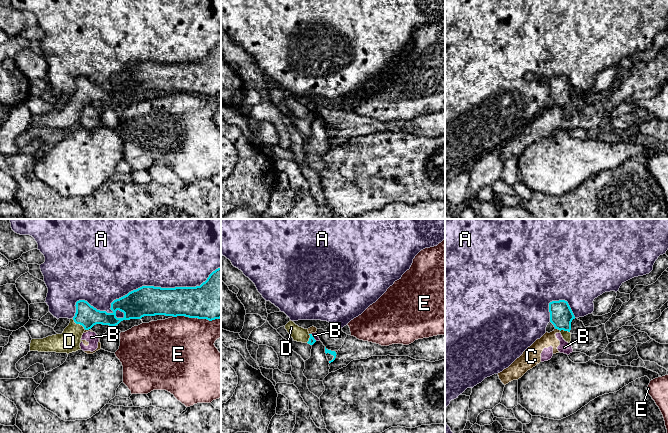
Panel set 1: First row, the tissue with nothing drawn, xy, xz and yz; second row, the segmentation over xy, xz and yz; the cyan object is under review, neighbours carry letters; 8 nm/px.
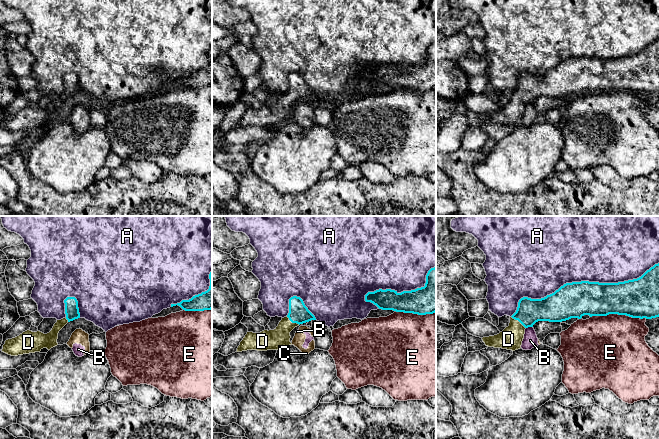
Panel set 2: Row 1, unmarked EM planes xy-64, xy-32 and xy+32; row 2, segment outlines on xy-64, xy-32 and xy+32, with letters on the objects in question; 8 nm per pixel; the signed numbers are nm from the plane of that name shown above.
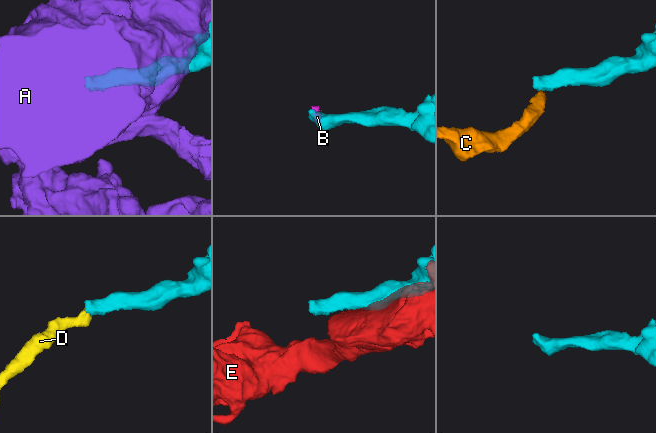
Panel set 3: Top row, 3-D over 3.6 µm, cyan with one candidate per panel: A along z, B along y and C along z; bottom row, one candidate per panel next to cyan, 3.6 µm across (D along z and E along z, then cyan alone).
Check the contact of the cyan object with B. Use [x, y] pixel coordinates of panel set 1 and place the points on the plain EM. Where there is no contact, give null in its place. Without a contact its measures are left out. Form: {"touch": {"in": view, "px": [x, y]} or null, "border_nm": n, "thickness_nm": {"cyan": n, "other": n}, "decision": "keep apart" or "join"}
{"touch": {"in": "xz", "px": [313, 113]}, "border_nm": 70, "thickness_nm": {"cyan": 50, "other": 40}, "decision": "keep apart"}

